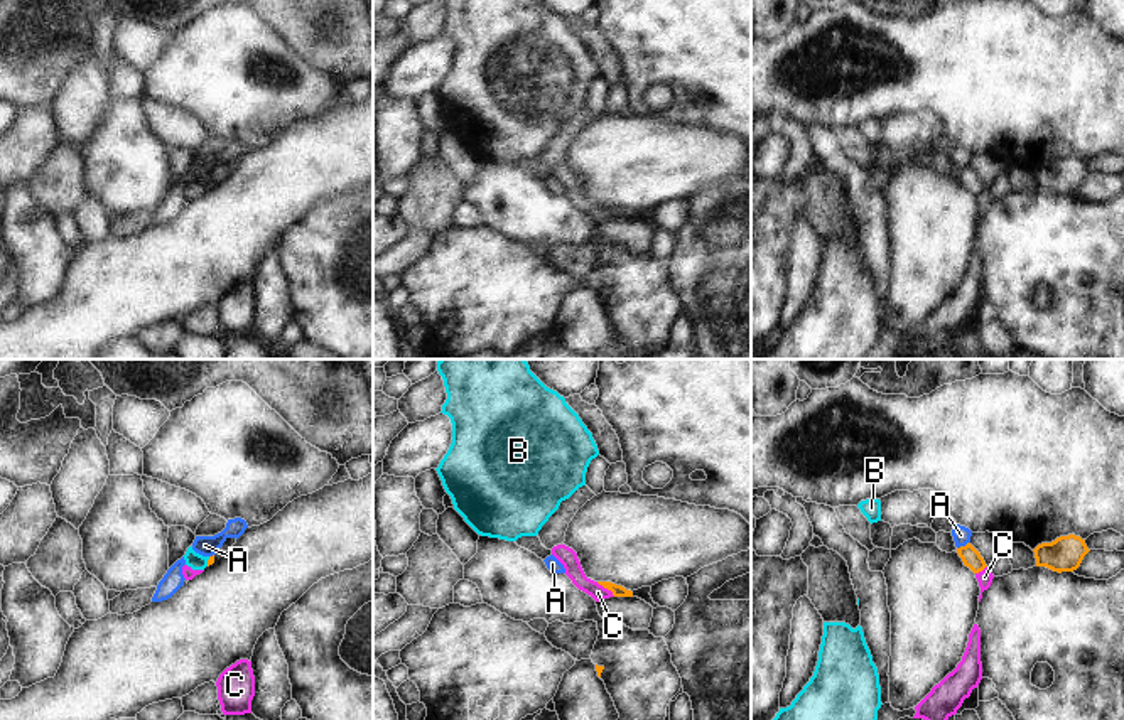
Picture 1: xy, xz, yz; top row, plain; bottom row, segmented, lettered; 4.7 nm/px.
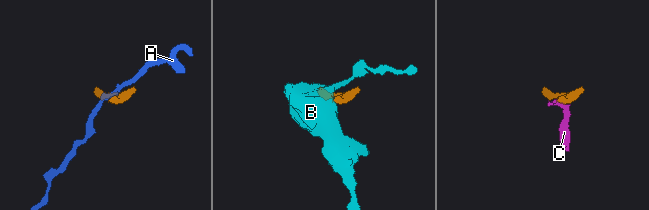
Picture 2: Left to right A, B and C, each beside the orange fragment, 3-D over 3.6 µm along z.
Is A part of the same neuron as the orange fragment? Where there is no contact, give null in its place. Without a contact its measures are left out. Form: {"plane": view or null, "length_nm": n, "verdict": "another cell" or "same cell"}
{"plane": "yz", "length_nm": 70, "verdict": "another cell"}

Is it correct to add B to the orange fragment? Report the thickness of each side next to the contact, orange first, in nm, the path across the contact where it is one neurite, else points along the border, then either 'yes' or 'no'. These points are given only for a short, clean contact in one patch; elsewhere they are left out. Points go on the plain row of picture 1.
30/80 nm | along xy (210, 179), (206, 188) | no

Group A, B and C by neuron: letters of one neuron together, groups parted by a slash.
A / B C

